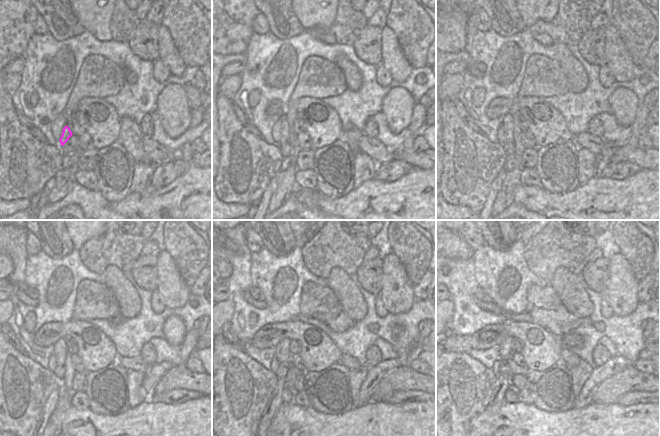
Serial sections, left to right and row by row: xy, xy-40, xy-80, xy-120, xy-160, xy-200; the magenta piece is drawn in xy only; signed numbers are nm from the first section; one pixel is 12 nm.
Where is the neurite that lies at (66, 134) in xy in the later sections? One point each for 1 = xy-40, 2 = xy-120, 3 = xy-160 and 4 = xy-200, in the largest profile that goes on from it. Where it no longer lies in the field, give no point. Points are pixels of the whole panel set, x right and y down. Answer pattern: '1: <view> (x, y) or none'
1: xy-40 (285, 137)
2: xy-120 (60, 349)
3: xy-160 (282, 353)
4: xy-200 (505, 352)

